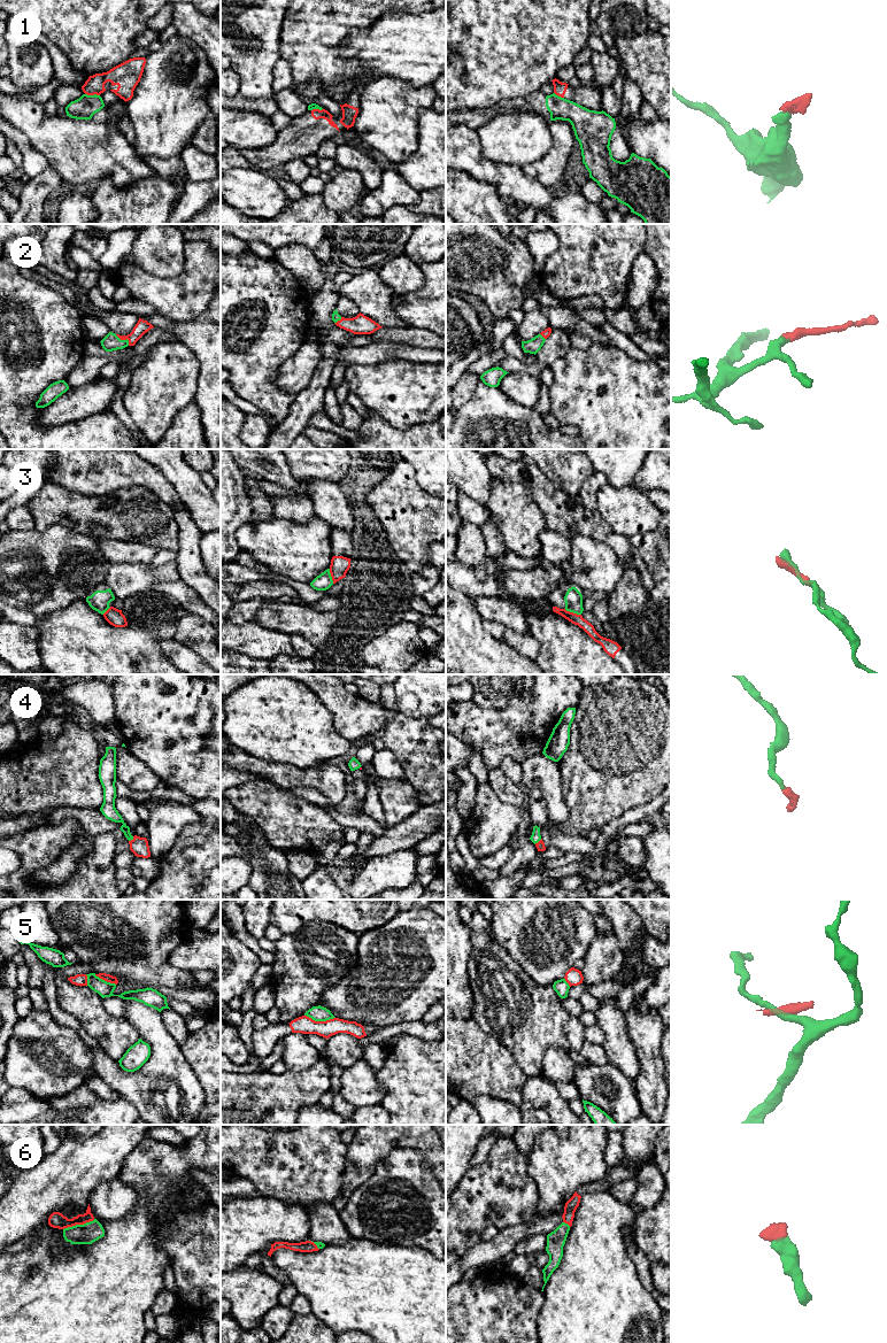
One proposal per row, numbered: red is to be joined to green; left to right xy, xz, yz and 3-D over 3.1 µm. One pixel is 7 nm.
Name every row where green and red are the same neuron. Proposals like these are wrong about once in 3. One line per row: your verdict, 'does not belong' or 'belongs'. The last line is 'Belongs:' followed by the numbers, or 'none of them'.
1: does not belong
2: belongs
3: does not belong
4: belongs
5: does not belong
6: belongs
Belongs: 2, 4, 6

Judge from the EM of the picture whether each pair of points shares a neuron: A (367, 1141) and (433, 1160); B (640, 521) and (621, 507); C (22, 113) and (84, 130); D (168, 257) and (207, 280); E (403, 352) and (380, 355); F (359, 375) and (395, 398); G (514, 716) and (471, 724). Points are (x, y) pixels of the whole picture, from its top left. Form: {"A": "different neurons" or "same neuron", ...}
{"A": "same neuron", "B": "same neuron", "C": "same neuron", "D": "different neurons", "E": "same neuron", "F": "same neuron", "G": "same neuron"}

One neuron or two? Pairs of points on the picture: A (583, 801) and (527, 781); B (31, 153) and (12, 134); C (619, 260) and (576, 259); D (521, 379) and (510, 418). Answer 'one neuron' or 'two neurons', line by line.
A: two neurons
B: one neuron
C: one neuron
D: two neurons

